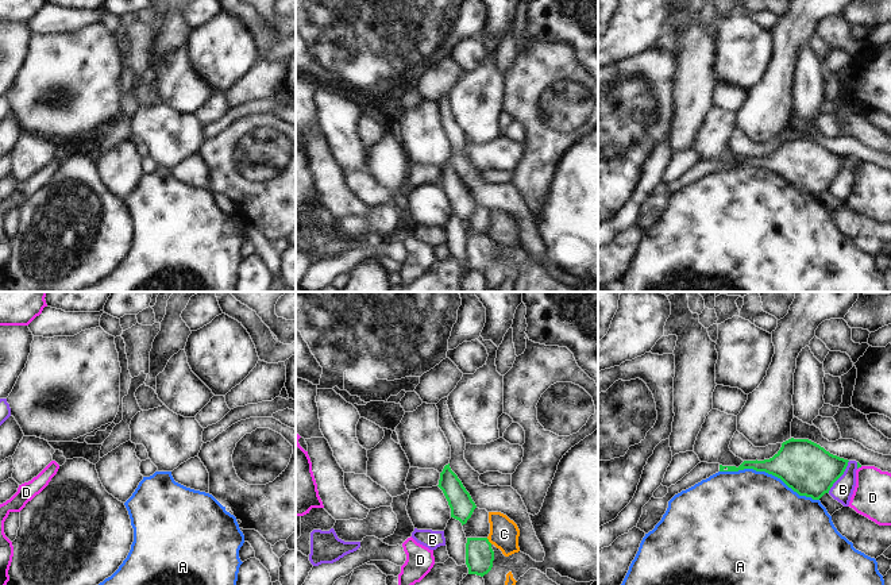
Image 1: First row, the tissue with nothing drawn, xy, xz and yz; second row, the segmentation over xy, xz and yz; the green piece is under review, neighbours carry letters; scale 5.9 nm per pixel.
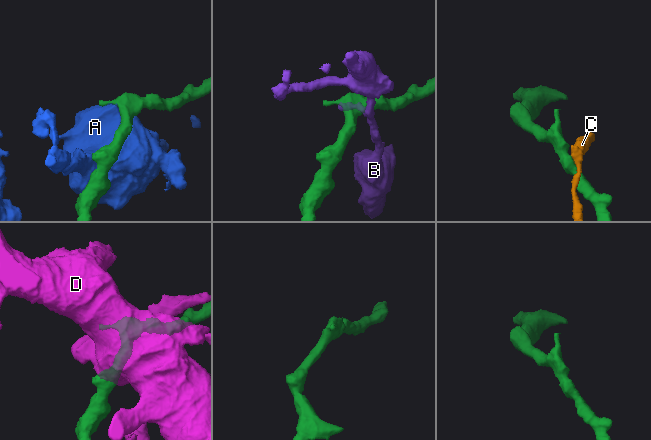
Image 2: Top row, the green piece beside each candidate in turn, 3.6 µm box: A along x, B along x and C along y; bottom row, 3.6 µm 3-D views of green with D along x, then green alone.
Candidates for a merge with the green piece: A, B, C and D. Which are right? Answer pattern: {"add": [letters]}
{"add": []}

